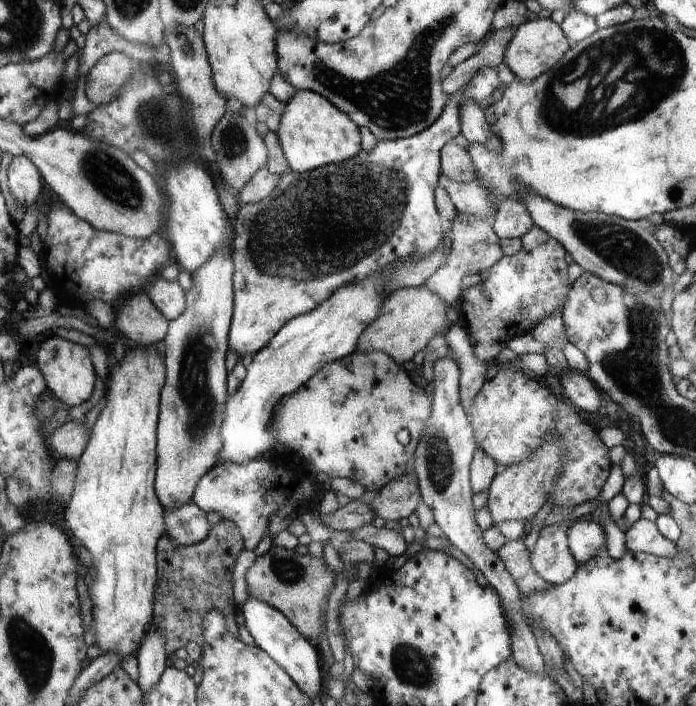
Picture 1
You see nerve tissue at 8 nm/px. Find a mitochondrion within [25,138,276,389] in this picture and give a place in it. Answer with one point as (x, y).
(104, 170)

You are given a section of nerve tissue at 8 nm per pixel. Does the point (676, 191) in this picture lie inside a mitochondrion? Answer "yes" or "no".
yes

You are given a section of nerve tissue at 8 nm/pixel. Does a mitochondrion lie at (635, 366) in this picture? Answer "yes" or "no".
yes

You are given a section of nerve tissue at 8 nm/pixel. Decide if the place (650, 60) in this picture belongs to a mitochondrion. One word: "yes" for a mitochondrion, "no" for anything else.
yes

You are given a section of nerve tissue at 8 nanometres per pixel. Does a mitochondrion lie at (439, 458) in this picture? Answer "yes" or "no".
yes

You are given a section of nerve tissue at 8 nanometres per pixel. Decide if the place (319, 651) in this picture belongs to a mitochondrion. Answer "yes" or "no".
no

